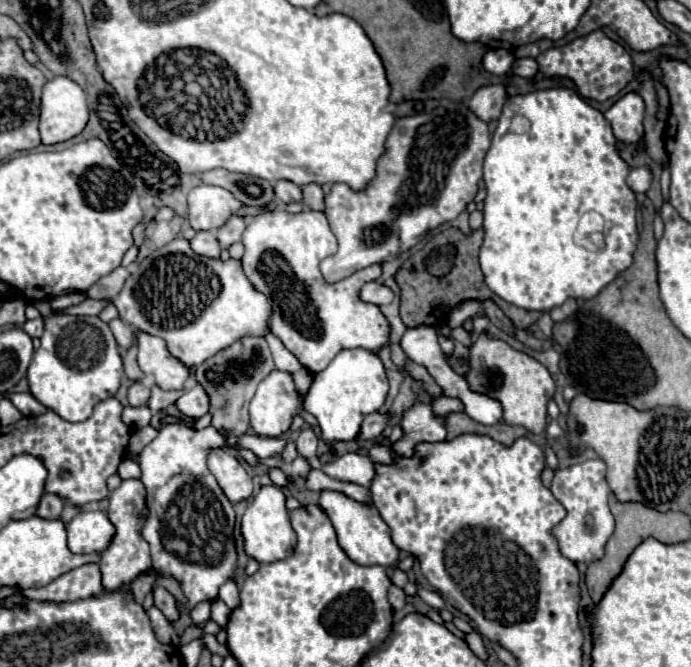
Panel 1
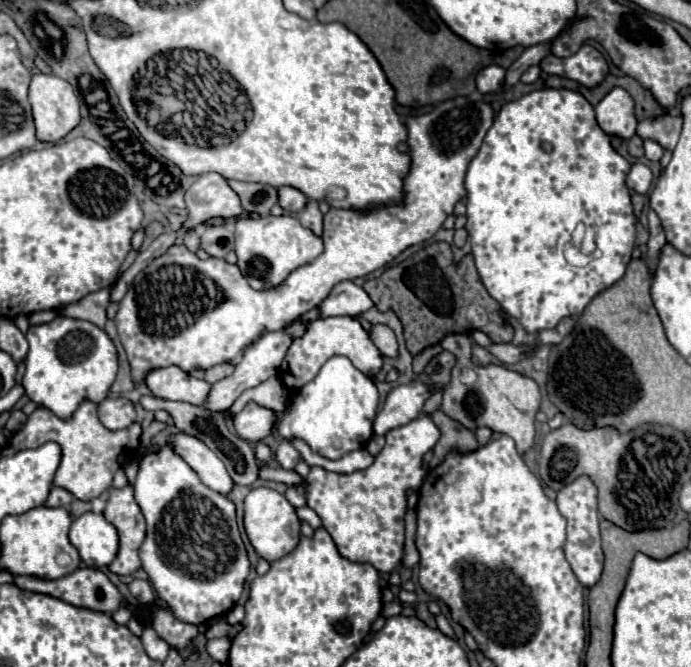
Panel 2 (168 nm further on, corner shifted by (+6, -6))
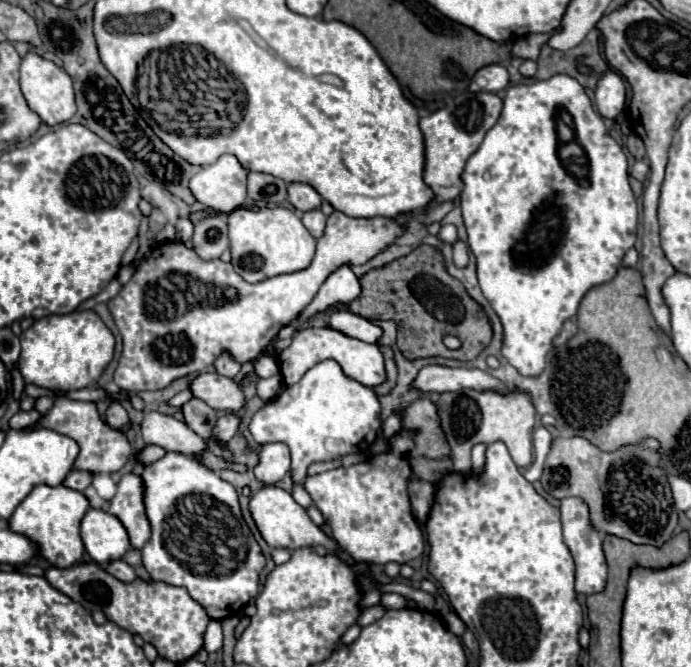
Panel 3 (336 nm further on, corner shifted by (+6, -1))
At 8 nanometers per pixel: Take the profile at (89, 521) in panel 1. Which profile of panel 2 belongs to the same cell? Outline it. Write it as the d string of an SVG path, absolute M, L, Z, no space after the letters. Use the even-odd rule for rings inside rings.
M84 513L70 527L70 543L88 567L106 567L118 553L118 531L102 513Z

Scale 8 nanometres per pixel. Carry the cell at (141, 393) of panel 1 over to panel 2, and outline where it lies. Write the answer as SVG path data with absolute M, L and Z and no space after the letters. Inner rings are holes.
M114 397L114 399L104 399L98 403L98 417L106 429L118 431L136 421L136 411L128 399Z

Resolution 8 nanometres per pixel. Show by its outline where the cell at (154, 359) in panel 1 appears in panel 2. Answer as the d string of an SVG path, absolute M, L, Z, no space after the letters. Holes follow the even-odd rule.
M166 367L166 369L152 371L150 375L146 375L146 385L160 399L186 401L192 405L204 405L212 389L212 385L206 383L204 379L190 377L178 367Z

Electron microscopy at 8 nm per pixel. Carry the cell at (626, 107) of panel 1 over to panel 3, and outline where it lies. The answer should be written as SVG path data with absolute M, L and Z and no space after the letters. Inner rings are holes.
M608 72L600 78L596 88L596 108L604 118L616 118L626 104L626 86L616 72Z

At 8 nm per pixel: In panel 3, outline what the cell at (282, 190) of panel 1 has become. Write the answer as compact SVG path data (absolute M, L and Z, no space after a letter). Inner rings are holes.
M288 184L288 200L296 210L314 210L320 208L322 196L308 184Z

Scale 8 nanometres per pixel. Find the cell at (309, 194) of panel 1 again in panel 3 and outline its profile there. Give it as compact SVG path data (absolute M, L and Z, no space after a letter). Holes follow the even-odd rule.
M316 208L316 210L304 212L302 222L304 222L304 226L308 228L308 232L310 232L314 238L320 238L322 232L324 232L324 226L326 226L326 216L322 214L322 210Z

